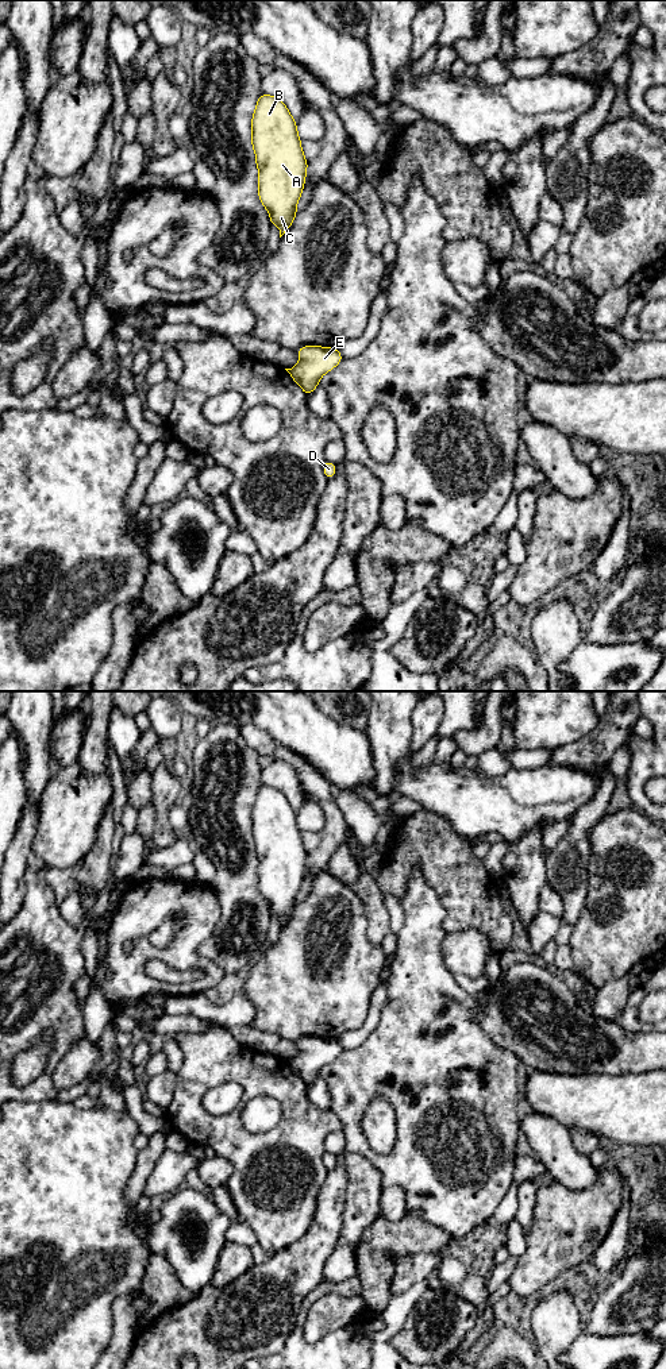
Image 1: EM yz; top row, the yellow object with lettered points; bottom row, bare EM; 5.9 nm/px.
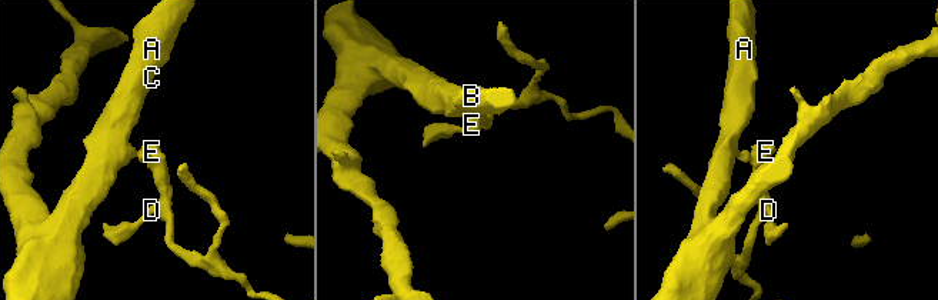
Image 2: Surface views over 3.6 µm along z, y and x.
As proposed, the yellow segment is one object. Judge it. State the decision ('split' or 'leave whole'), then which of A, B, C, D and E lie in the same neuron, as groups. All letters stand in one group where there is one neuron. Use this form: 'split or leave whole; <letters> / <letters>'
split; A B C / D E

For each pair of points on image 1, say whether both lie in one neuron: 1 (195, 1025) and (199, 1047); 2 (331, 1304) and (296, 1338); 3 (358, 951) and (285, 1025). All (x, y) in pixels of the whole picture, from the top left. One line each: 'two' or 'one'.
1: two
2: two
3: one

